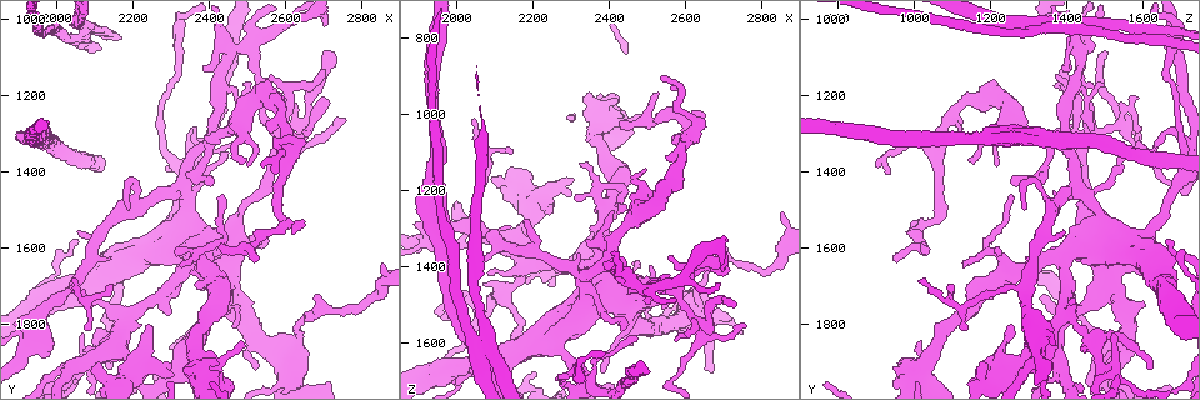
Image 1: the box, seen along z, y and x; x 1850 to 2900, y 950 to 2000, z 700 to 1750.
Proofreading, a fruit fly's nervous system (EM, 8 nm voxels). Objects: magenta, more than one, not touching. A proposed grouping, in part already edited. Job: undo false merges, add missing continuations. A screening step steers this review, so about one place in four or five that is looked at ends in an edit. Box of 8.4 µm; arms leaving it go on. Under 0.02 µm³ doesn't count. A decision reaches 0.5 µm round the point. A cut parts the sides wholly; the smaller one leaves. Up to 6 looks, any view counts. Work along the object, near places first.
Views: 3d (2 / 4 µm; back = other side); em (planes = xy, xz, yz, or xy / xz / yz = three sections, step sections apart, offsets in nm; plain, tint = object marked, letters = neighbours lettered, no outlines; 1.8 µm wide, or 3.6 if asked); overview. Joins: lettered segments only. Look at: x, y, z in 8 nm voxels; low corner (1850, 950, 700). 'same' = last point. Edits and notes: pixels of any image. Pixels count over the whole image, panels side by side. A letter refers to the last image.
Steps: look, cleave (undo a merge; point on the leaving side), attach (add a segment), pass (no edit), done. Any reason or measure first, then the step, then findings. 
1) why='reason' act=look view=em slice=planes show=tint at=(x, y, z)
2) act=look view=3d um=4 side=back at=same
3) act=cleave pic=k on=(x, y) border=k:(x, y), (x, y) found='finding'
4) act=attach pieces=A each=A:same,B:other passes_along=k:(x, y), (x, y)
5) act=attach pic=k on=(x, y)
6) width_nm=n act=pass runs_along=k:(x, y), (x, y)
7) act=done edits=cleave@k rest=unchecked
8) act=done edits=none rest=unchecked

why='three arms meet' act=look view=em slice=xy step=4 show=tint at=(2605, 1885, 1525)

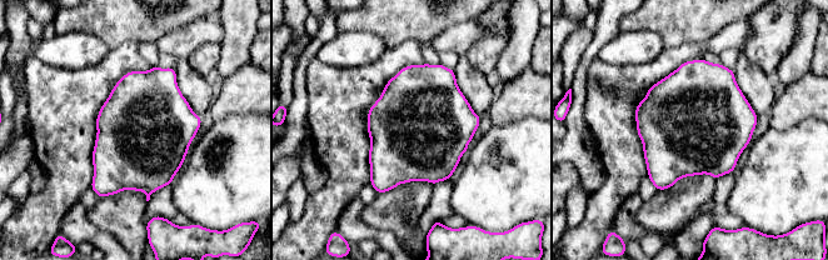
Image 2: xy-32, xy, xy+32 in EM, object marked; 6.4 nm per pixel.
act=look view=em slice=xy step=4 show=letters at=same

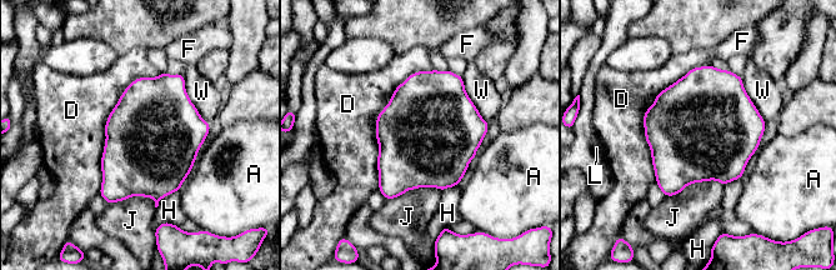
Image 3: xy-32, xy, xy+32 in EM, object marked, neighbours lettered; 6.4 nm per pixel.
act=pass each=A:other,D:other,F:other,H:other,J:other,L:other,W:other border=3:(711, 64), (644, 114), (655, 183) found='one cell here'

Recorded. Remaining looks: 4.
why='calibre changes' act=look view=em um=3.6 slice=planes show=letters at=(2385, 1585, 1415)

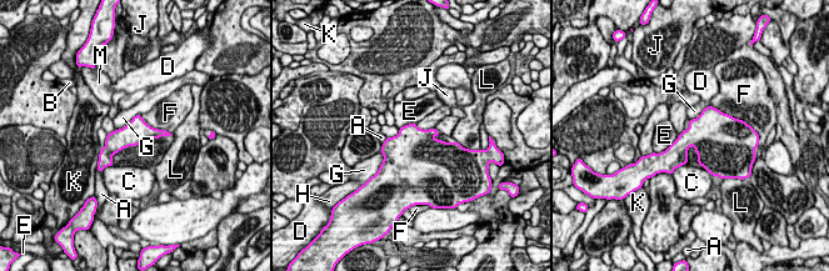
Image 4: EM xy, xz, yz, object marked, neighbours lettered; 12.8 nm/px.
width_nm=320 act=pass each=A:other,B:other,C:other,D:other,E:other,F:other,G:other,H:other,J:other,K:other,L:other,M:other border=4:(415, 124), (423, 129), (432, 129) found='continuous, no second cell'

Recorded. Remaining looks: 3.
why='two arms at a narrow angle' act=look view=em slice=planes show=plain at=(2055, 1060, 1615)

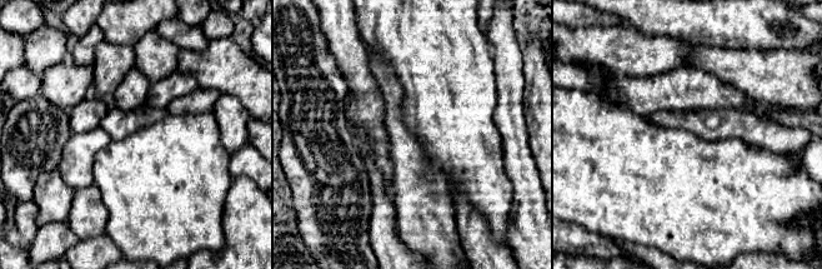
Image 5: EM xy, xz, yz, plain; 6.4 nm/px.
why='see the neighbours' act=look view=em slice=planes show=letters at=same

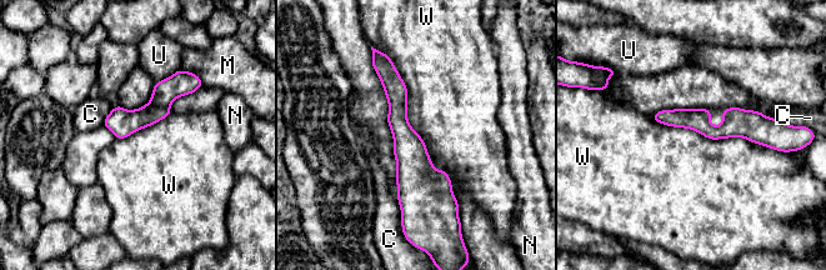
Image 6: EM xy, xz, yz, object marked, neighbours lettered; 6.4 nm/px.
act=cleave pic=6 on=(125, 123) each=C:other,M:other,N:other,U:other,W:other part_leaving=6:(388, 63), (422, 206) found='a second cell is stuck on'

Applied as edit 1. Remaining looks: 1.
act=done edits=cleave@6 rest=unchecked

